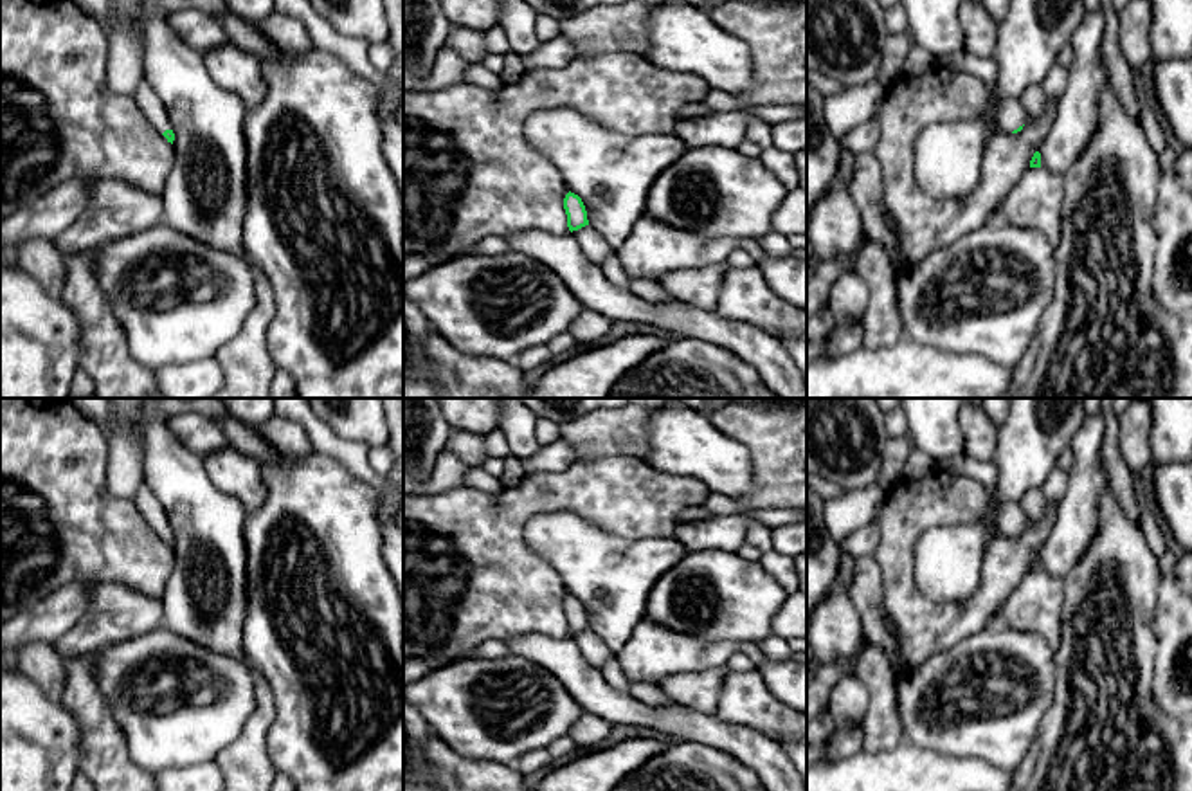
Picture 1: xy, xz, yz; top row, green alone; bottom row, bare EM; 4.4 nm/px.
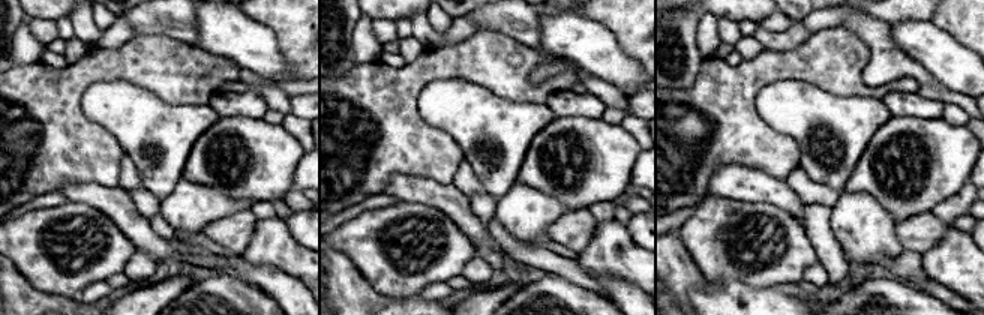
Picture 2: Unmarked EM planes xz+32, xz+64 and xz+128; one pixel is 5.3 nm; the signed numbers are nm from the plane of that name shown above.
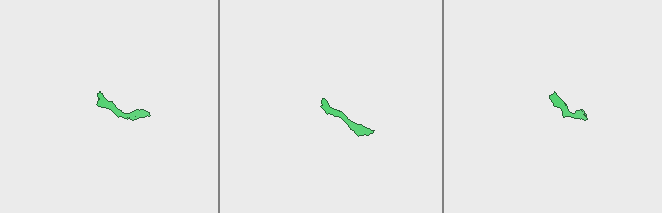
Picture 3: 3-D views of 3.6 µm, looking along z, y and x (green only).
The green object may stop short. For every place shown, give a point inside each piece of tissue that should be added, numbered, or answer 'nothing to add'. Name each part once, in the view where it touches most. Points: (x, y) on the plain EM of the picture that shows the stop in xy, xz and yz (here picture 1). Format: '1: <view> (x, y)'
1: yz (1009, 518)

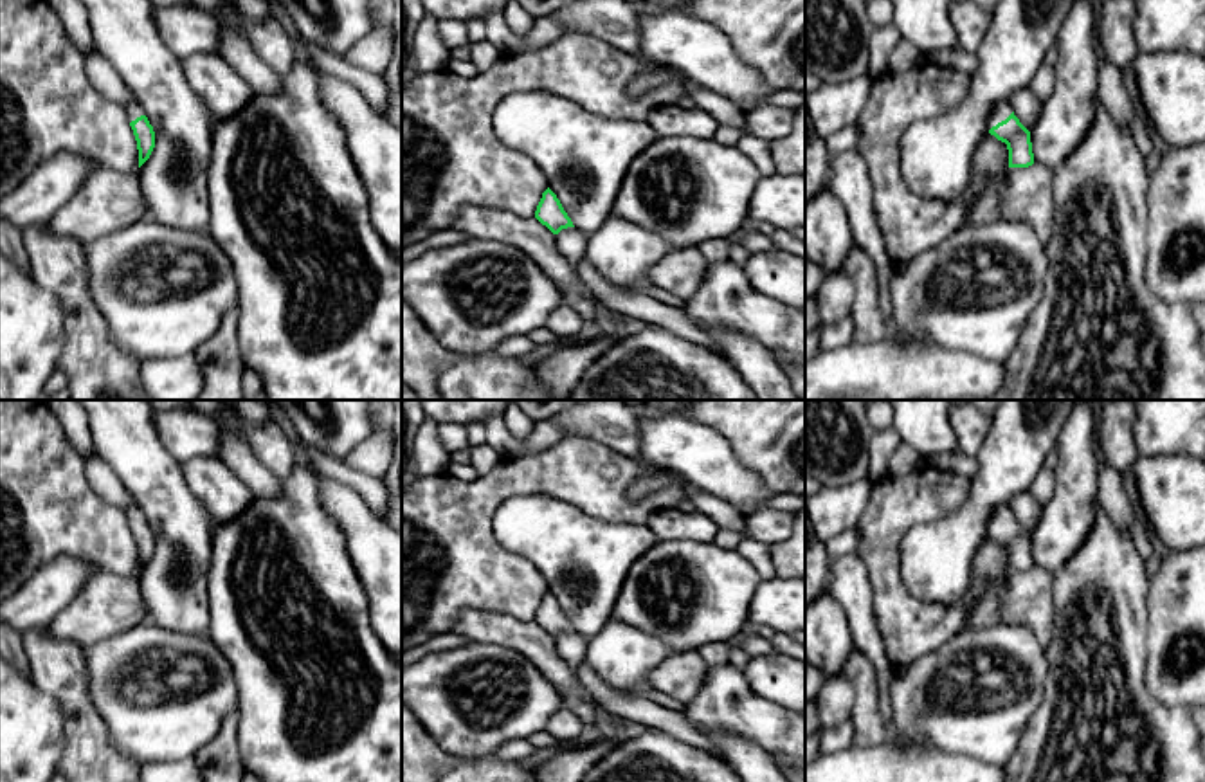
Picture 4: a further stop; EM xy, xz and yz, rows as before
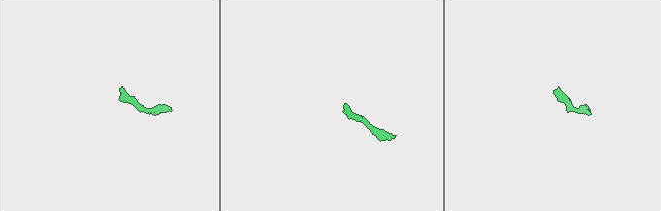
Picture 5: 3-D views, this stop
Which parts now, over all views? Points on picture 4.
1: yz (1000, 514)

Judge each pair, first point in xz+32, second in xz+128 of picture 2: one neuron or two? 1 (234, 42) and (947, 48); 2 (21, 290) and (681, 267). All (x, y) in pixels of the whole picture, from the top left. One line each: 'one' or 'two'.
1: one
2: one

